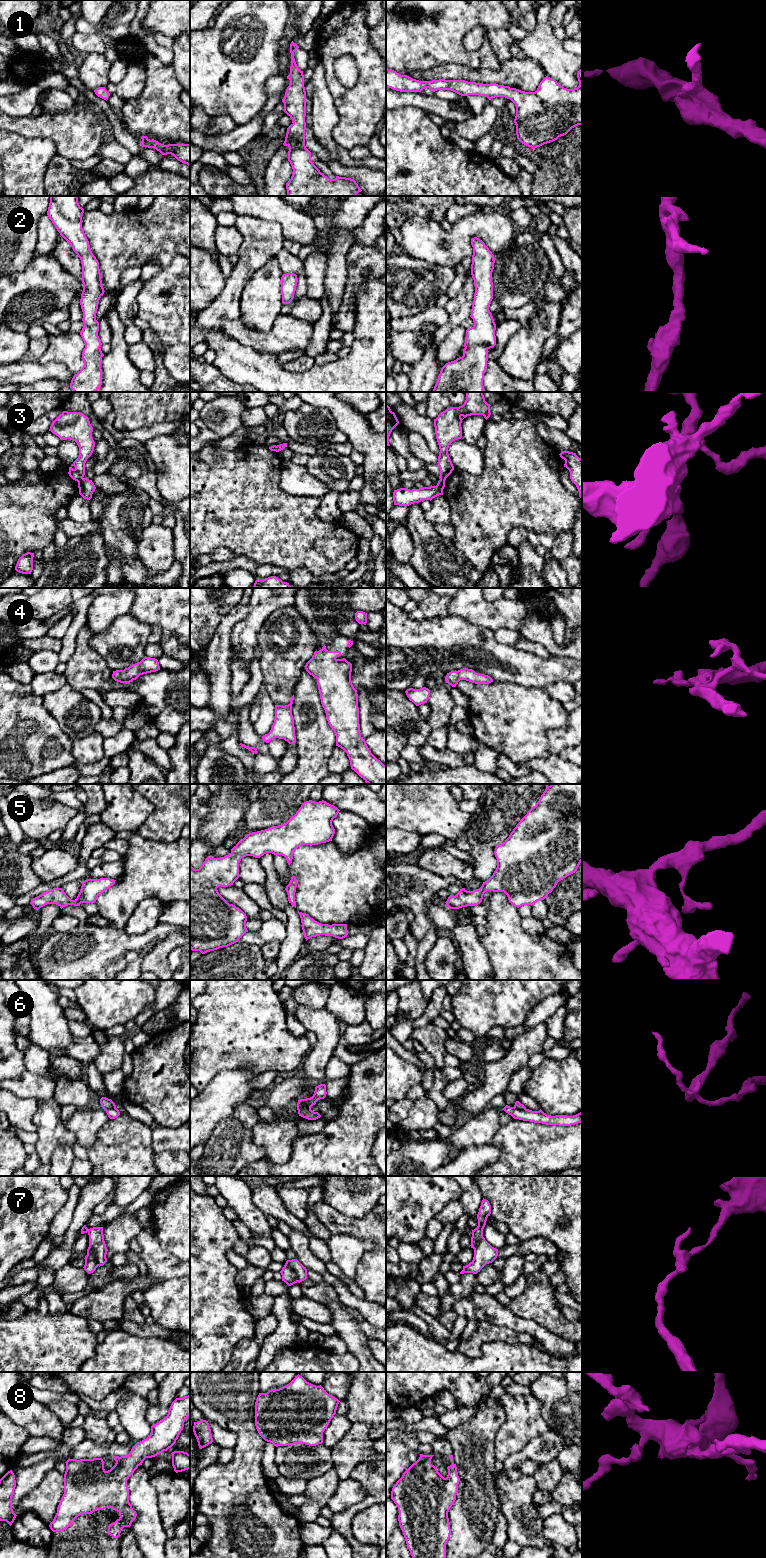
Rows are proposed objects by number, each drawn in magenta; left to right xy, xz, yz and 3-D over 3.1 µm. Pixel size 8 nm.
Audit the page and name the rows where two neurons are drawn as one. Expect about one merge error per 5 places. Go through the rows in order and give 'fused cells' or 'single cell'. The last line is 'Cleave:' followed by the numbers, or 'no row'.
1: single cell
2: single cell
3: fused cells
4: single cell
5: single cell
6: fused cells
7: fused cells
8: single cell
Cleave: 3, 6, 7

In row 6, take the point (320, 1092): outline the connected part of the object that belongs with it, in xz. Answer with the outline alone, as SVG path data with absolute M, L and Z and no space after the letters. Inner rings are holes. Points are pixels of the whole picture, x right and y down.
M320 1084L315 1087L315 1091L312 1097L303 1099L303 1103L307 1110L311 1110L311 1107L316 1104L316 1102L320 1099L324 1099L326 1097L326 1085Z

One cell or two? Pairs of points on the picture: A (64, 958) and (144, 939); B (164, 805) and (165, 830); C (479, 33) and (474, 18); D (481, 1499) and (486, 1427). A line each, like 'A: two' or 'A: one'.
A: one
B: one
C: two
D: one

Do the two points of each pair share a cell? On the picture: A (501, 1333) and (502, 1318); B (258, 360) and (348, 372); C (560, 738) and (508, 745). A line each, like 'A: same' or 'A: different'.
A: different
B: same
C: different

